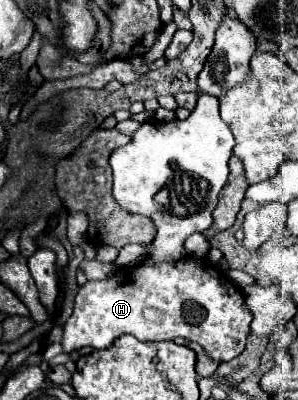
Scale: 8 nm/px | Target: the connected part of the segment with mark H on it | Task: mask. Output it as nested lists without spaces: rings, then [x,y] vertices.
[[[193,256],[181,260],[163,260],[163,262],[153,262],[149,258],[147,262],[127,266],[115,272],[115,276],[109,276],[105,280],[87,280],[79,288],[73,314],[63,326],[61,346],[63,352],[69,354],[83,346],[105,350],[121,334],[133,334],[139,340],[175,340],[183,336],[191,342],[201,344],[211,358],[219,362],[227,362],[243,352],[245,340],[249,336],[249,324],[251,324],[251,312],[245,306],[241,290],[233,282],[223,280],[221,272],[215,270],[209,262],[205,260],[201,262]]]

